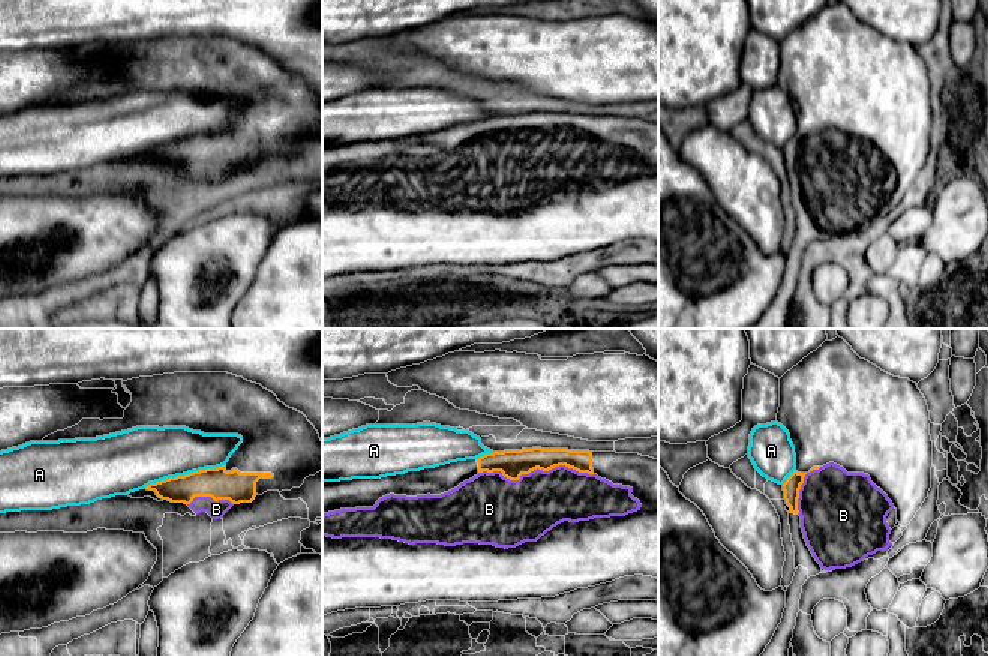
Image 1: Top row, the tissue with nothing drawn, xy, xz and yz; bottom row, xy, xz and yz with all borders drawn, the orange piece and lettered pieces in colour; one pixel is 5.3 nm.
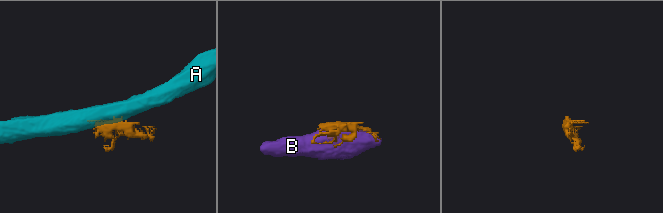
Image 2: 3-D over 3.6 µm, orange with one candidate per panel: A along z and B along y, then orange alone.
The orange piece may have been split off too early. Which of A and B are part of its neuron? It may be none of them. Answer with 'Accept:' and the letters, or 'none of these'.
Accept: B

